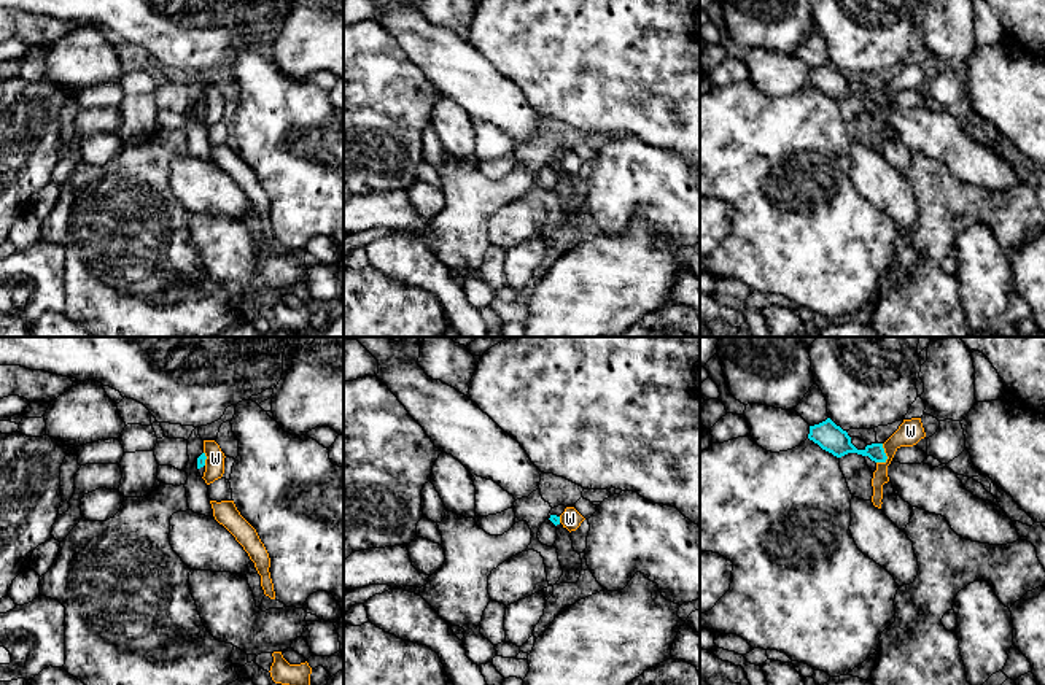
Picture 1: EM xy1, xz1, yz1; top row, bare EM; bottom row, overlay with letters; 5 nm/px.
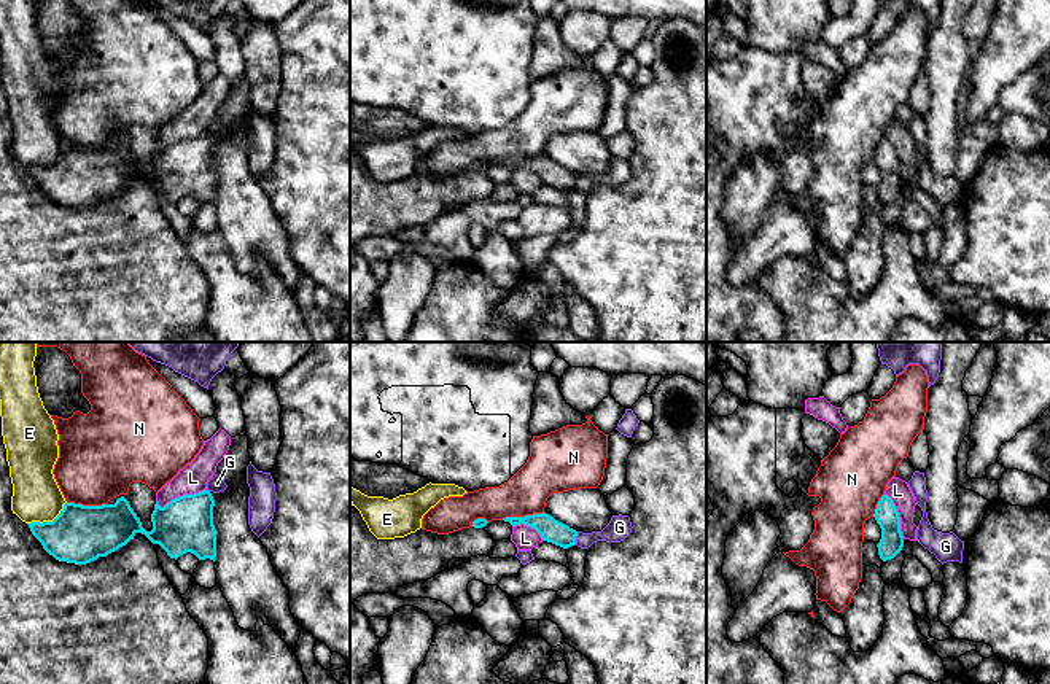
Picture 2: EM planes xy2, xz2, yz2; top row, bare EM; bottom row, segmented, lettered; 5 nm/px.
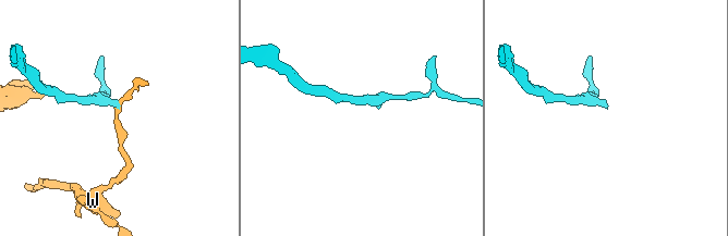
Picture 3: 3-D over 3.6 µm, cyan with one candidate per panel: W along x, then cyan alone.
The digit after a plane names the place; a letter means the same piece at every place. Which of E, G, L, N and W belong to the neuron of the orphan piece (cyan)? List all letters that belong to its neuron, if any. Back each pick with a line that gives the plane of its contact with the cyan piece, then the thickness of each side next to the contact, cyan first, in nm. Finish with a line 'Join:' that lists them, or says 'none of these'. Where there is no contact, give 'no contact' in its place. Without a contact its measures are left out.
Join: none of these

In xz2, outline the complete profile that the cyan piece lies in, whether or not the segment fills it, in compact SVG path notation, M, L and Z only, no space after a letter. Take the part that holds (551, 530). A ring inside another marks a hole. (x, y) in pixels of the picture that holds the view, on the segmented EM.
M546 512L525 517L506 517L503 520L509 522L512 527L520 523L531 527L541 534L542 541L552 542L563 549L568 549L576 544L578 531L555 520Z

